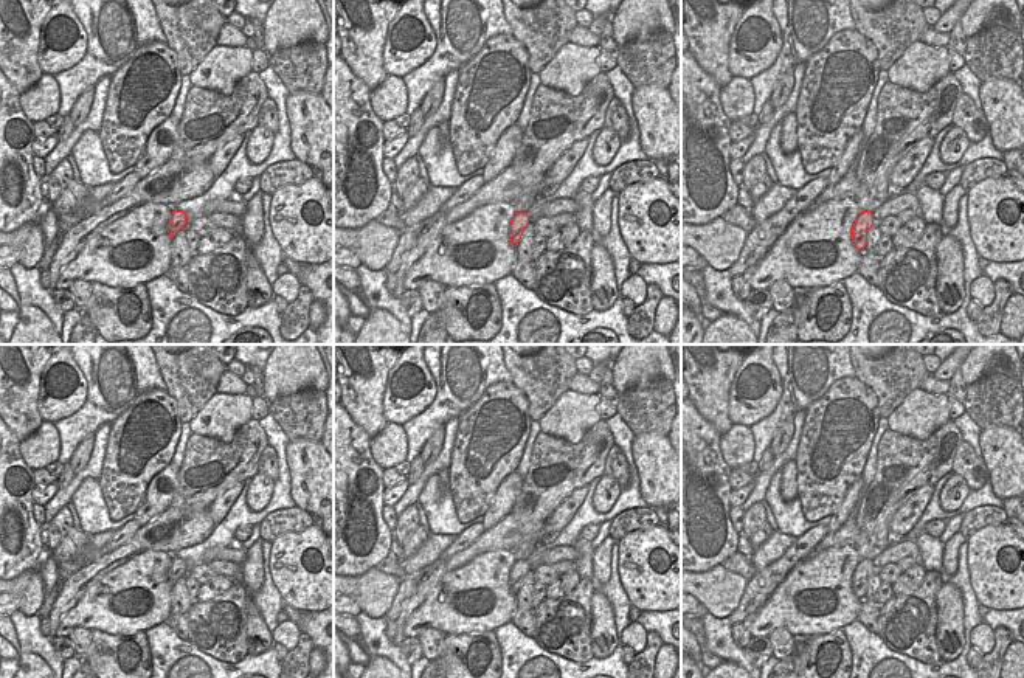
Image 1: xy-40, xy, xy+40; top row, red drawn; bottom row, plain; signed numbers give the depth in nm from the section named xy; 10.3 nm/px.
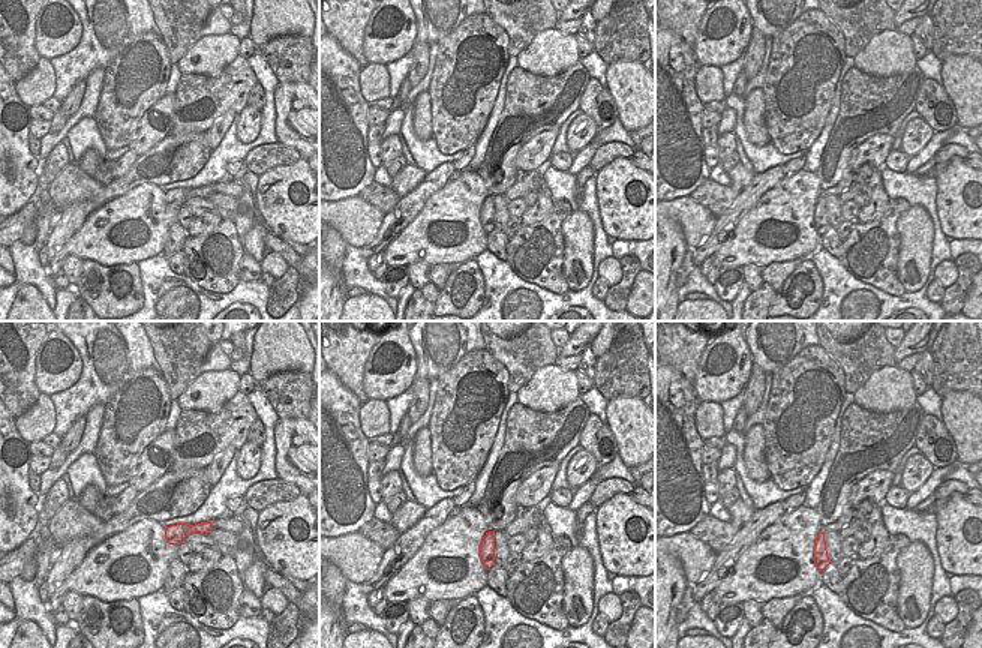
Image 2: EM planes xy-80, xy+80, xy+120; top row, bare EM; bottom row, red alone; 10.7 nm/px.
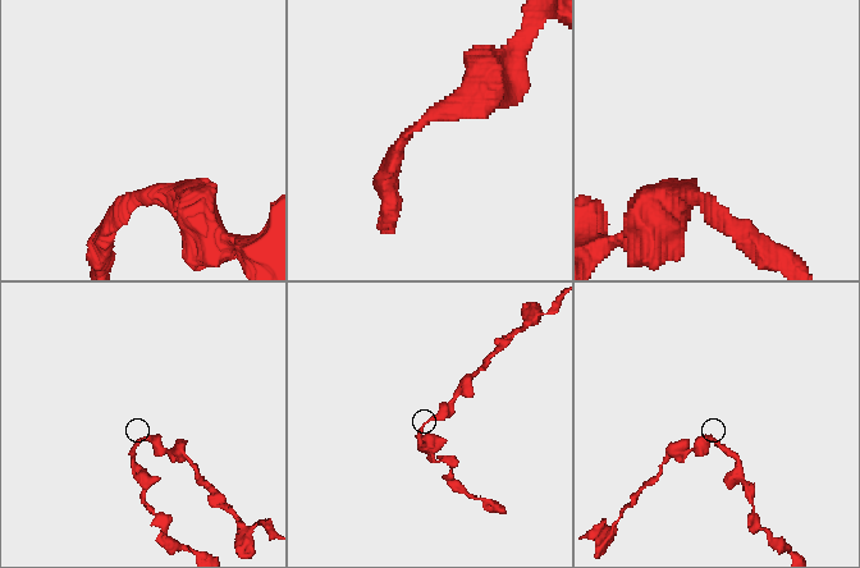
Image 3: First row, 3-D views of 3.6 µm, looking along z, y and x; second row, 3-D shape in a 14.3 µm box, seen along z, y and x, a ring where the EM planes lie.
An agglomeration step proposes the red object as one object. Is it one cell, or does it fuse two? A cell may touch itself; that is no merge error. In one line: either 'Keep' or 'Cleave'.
Keep

